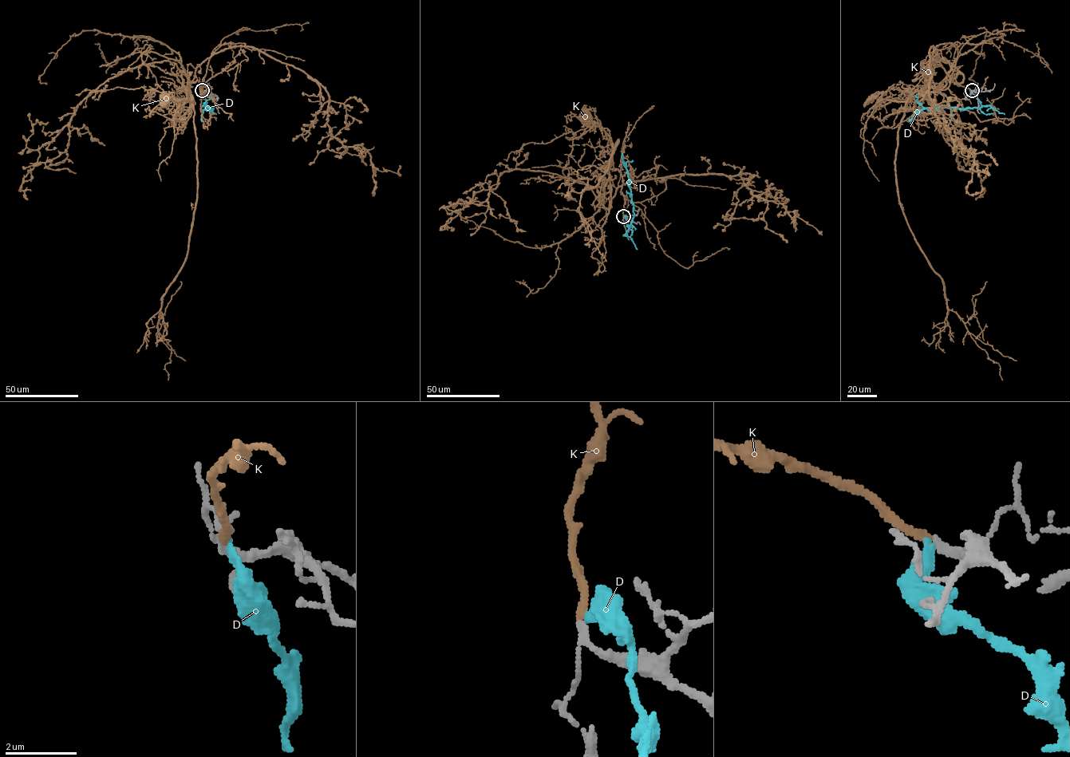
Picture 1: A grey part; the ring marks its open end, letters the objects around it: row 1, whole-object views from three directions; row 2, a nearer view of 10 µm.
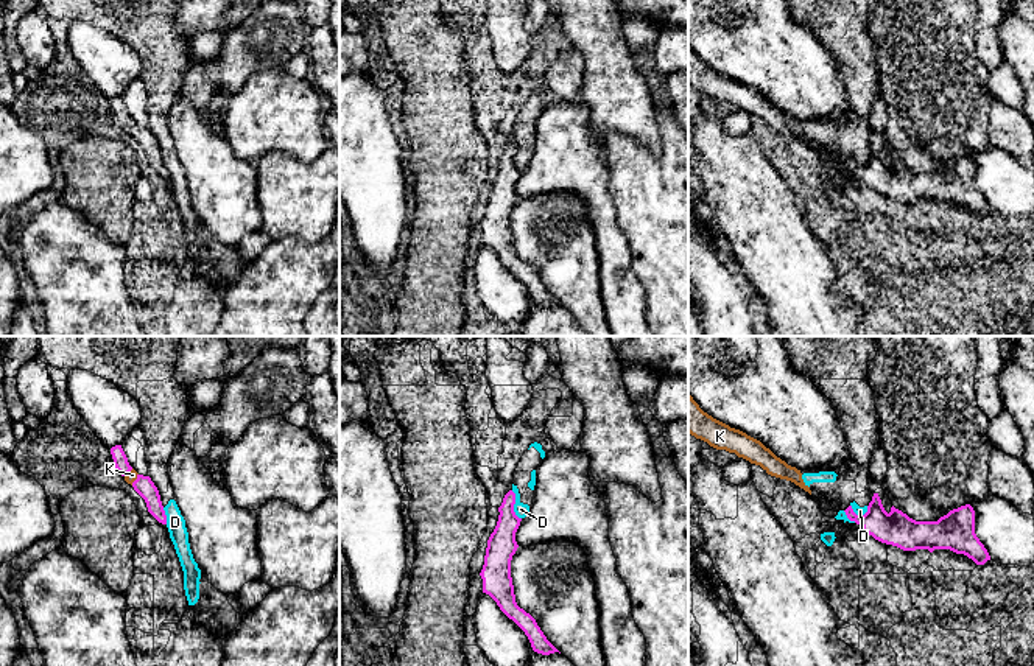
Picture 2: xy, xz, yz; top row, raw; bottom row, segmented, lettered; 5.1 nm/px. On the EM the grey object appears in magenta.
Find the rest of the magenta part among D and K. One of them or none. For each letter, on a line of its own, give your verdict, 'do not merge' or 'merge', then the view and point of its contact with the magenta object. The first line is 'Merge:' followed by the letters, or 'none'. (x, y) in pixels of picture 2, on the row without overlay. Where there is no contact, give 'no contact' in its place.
Merge: K
D: do not merge | xz (514, 154)
K: merge | xy (136, 131)

